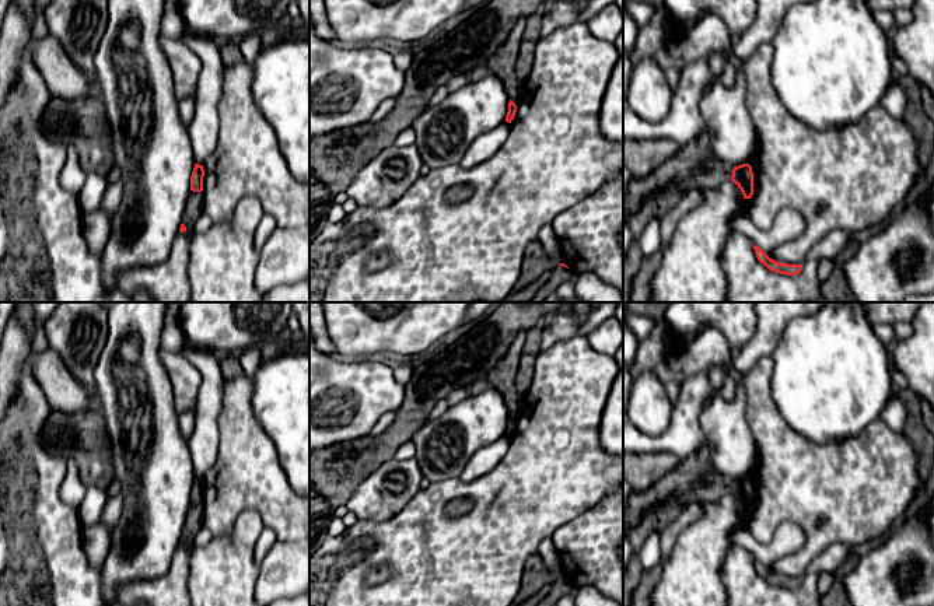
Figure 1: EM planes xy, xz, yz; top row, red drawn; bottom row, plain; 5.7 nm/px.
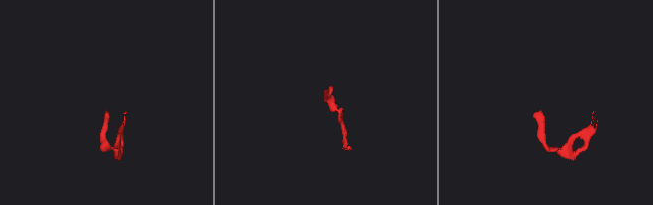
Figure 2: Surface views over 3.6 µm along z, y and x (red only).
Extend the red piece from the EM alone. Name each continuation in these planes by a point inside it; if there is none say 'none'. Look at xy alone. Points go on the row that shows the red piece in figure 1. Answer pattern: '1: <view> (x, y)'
none

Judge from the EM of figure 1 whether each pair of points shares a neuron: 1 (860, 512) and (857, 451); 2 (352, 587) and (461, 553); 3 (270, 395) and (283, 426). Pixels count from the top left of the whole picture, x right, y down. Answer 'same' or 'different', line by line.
1: same
2: same
3: same

